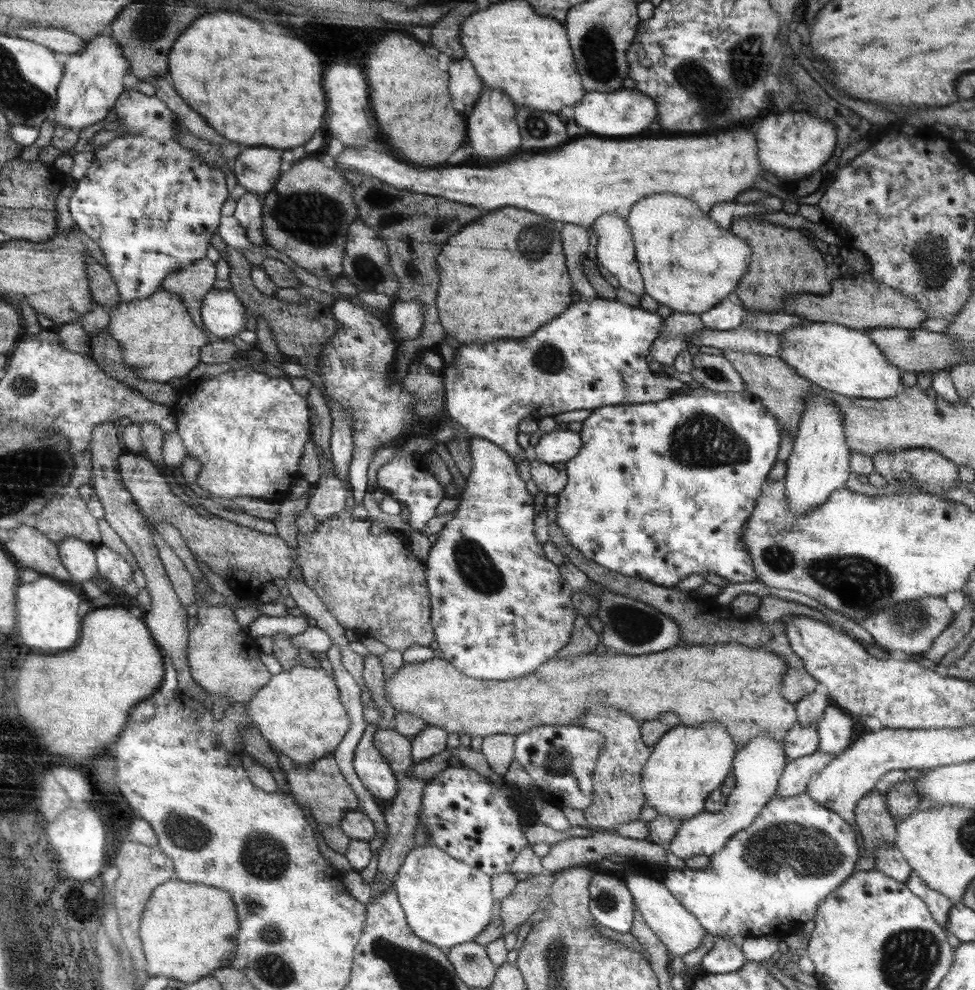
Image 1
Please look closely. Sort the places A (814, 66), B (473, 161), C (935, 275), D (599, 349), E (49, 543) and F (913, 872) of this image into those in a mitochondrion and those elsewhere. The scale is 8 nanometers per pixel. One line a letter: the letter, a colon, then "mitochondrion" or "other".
A: mitochondrion
B: other
C: mitochondrion
D: other
E: other
F: other

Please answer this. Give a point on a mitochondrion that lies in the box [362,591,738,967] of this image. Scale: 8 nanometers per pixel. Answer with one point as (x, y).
(635, 627)

